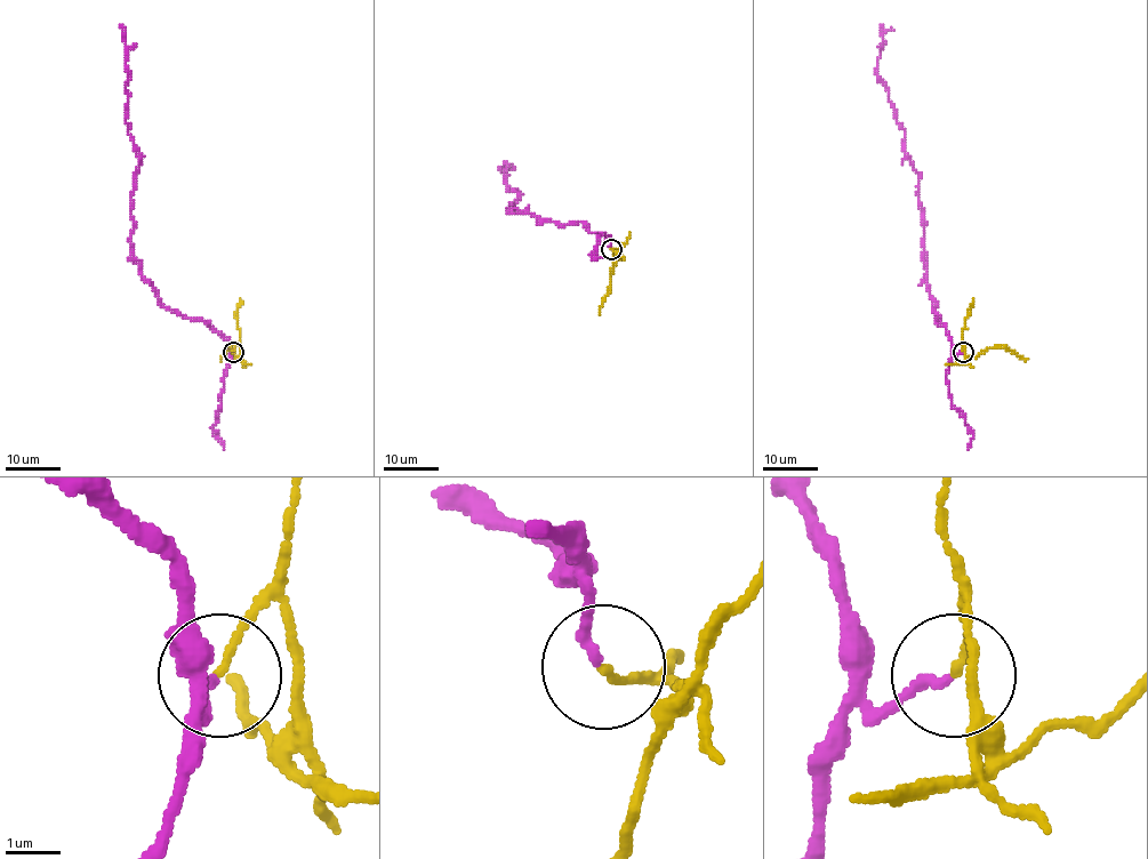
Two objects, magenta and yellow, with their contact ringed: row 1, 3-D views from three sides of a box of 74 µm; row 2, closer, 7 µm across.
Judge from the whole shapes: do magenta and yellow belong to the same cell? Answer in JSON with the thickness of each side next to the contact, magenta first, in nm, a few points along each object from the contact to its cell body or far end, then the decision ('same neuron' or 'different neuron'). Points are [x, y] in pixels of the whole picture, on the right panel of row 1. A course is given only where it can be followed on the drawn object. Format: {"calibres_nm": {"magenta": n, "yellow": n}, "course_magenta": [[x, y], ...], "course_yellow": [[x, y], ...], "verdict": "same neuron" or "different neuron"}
{"calibres_nm": {"magenta": 160, "yellow": 130}, "course_magenta": [[963, 351], [953, 353], [945, 328], [936, 321], [925, 282], [918, 175], [877, 77], [882, 34], [894, 29]], "course_yellow": [[963, 351], [964, 344], [964, 355], [970, 360], [990, 347], [1006, 347], [1027, 360]], "verdict": "different neuron"}

